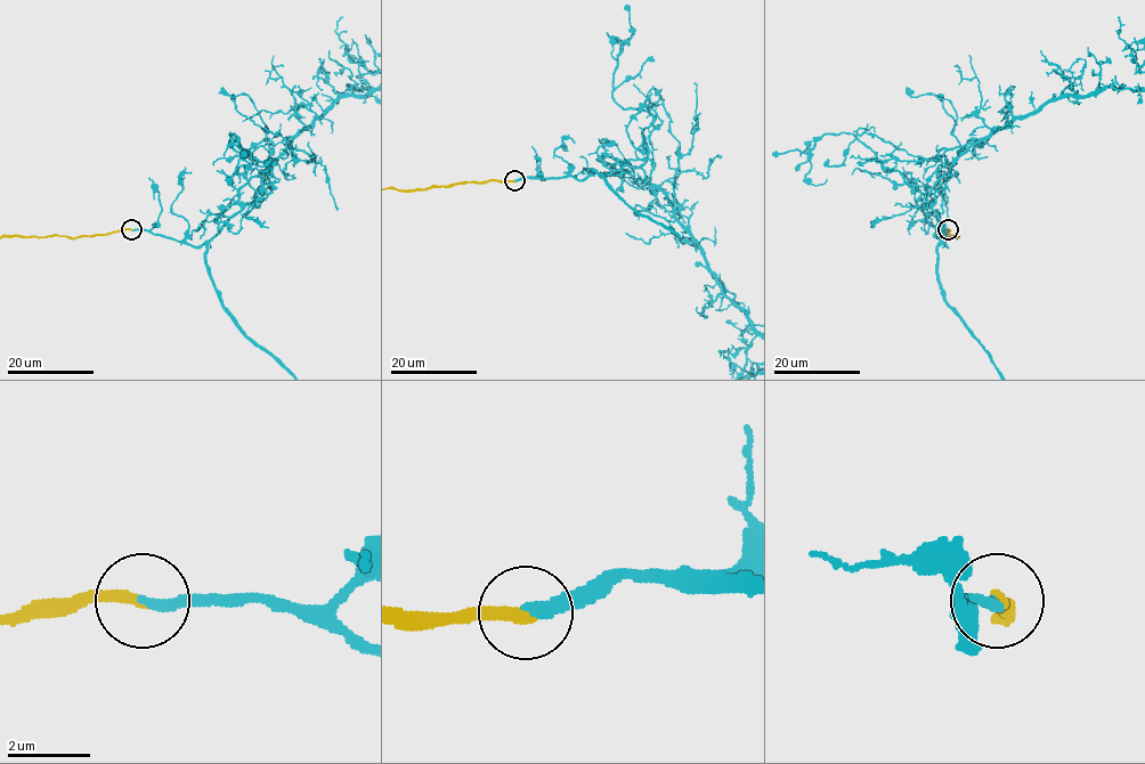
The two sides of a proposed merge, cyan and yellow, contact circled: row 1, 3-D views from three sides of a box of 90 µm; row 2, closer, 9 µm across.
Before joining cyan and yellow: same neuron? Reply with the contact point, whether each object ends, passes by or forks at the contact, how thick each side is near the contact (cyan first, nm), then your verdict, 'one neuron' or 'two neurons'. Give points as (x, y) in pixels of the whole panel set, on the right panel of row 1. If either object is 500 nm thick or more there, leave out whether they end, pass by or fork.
place (948, 229); cyan ends; yellow ends; calibres 280 and 260 nm; one neuron

